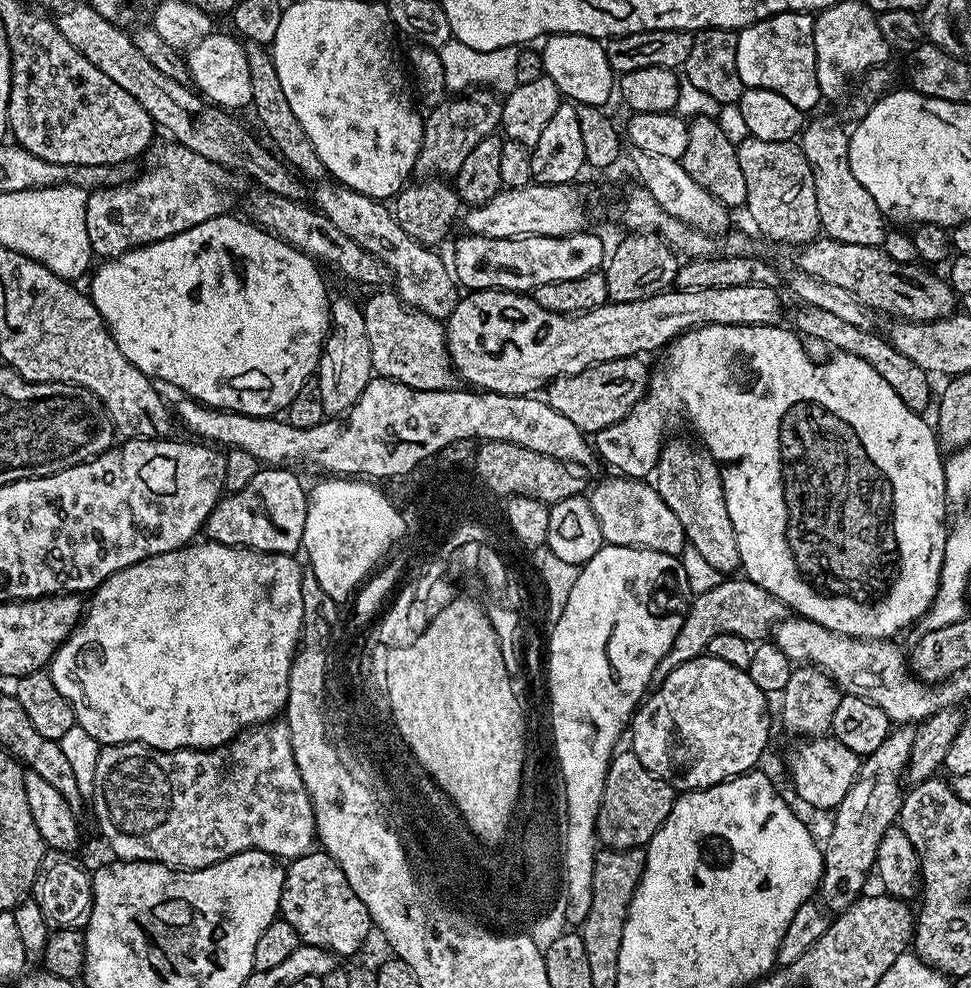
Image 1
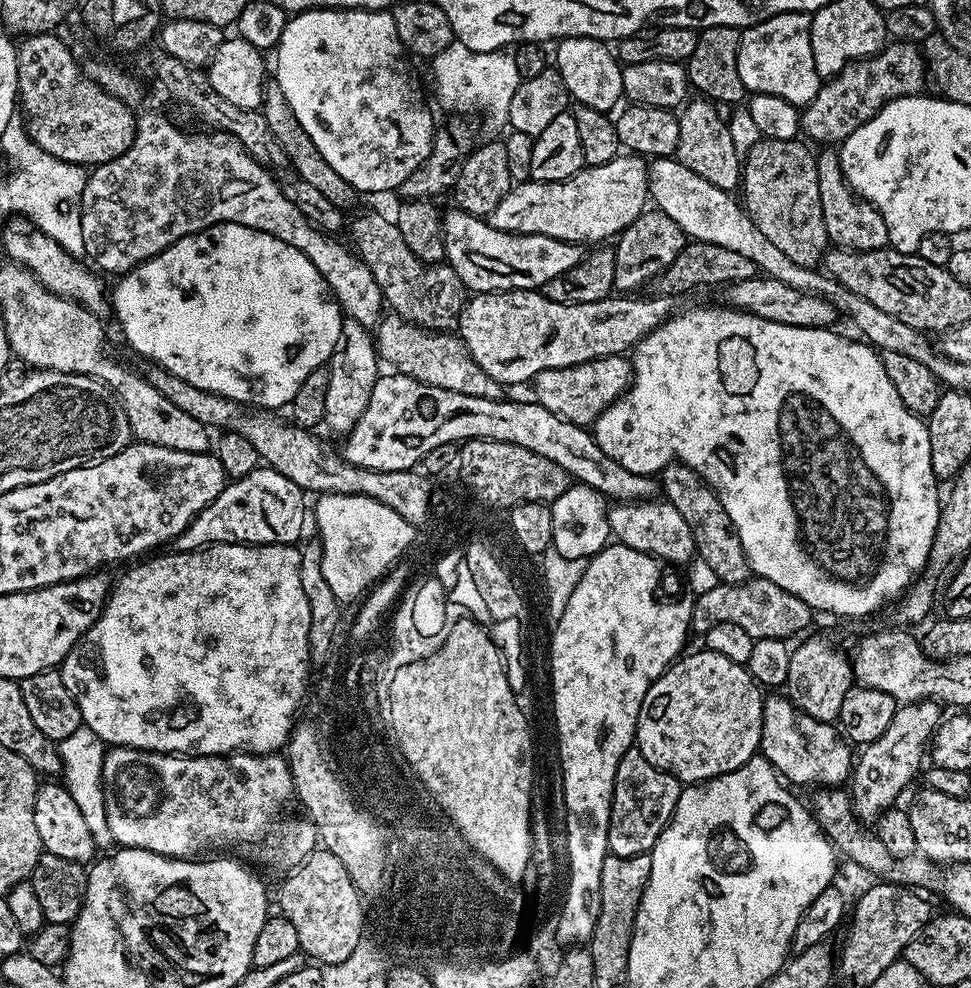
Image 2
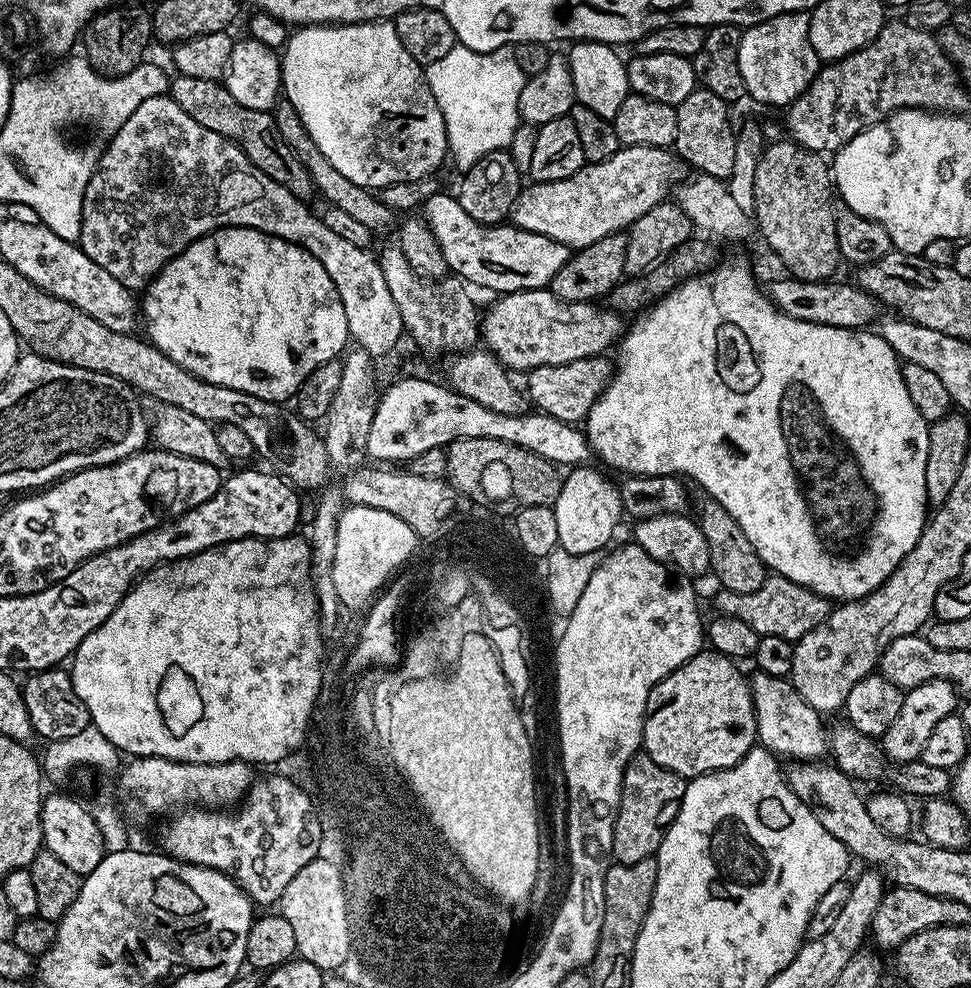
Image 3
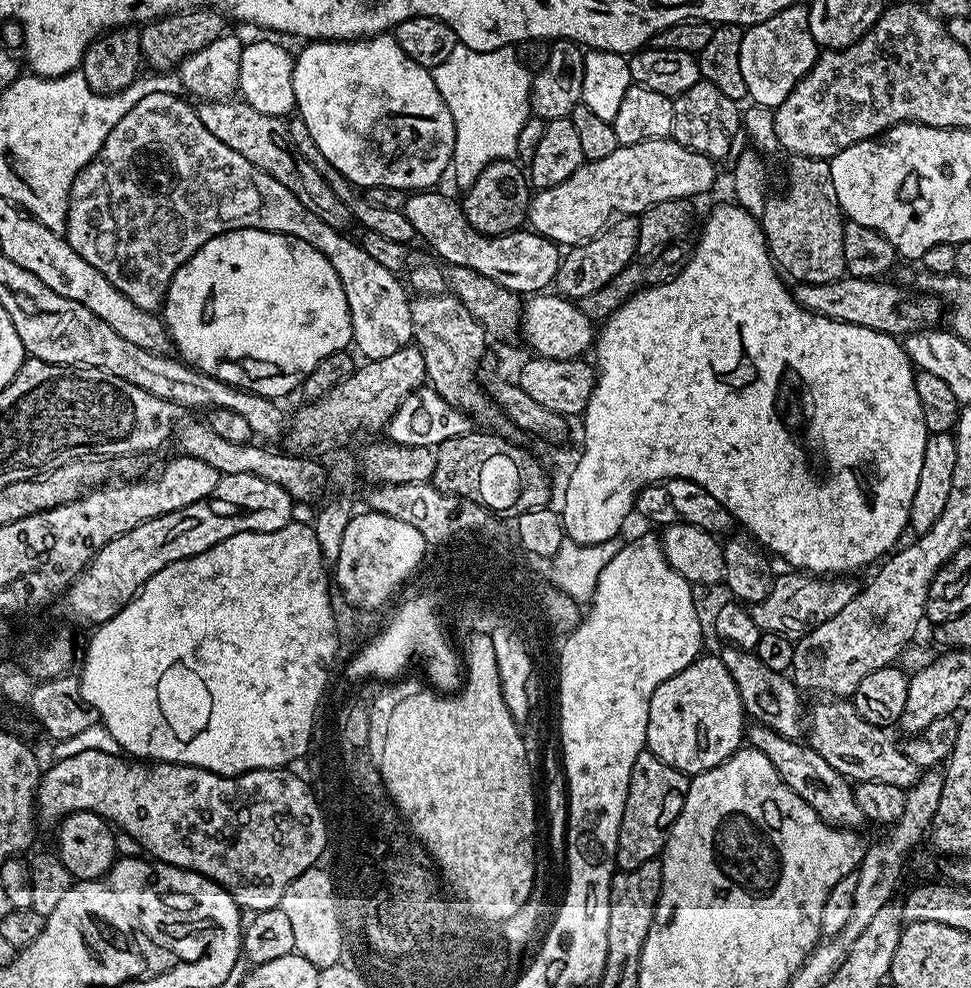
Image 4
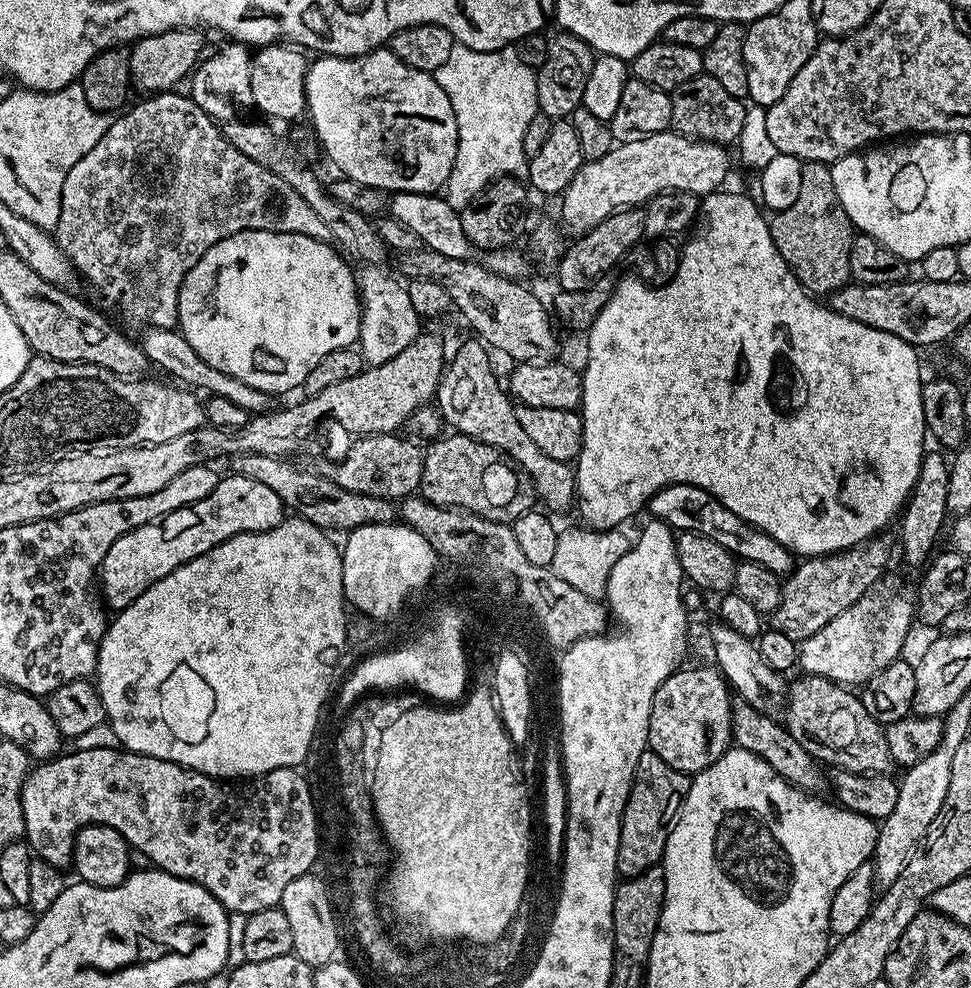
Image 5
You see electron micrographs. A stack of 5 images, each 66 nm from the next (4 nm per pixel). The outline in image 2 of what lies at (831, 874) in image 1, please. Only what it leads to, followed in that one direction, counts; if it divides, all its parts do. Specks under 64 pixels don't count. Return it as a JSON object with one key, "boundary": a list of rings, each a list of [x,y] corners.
{"boundary":[[[919,700],[917,704],[901,704],[896,709],[894,718],[890,718],[890,726],[882,733],[882,738],[863,745],[864,752],[855,757],[850,777],[850,795],[852,808],[864,822],[875,822],[888,808],[897,803],[896,800],[904,792],[904,787],[917,779],[921,771],[920,763],[926,760],[926,749],[932,735],[940,727],[942,719],[941,705],[934,700]]]}

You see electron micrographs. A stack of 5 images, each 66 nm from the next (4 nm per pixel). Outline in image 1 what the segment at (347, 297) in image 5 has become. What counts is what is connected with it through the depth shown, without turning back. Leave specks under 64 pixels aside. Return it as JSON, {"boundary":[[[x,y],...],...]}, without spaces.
{"boundary":[[[225,214],[210,218],[198,226],[190,226],[190,230],[182,230],[182,234],[174,234],[162,242],[132,248],[121,256],[105,259],[101,264],[104,265],[91,273],[92,305],[96,307],[98,314],[102,314],[108,333],[112,335],[114,342],[118,342],[118,350],[122,350],[129,362],[142,370],[142,374],[155,378],[161,385],[173,384],[185,397],[198,400],[201,404],[209,404],[211,408],[223,408],[225,412],[275,417],[276,408],[287,409],[294,394],[302,390],[306,381],[313,379],[320,363],[320,354],[324,351],[324,339],[328,337],[332,322],[328,288],[324,285],[324,276],[319,272],[321,269],[317,261],[273,236],[271,232],[264,231],[247,219],[239,220],[236,214]]]}

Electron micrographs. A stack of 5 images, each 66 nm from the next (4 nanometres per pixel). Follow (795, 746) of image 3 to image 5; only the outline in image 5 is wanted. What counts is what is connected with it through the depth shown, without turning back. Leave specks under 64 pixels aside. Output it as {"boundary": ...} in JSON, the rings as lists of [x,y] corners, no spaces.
{"boundary":[[[716,622],[712,628],[712,648],[716,651],[715,667],[720,669],[739,699],[767,716],[779,717],[785,711],[789,685],[781,673],[766,666],[766,658],[762,658],[759,647],[749,637],[730,630],[723,622]]]}

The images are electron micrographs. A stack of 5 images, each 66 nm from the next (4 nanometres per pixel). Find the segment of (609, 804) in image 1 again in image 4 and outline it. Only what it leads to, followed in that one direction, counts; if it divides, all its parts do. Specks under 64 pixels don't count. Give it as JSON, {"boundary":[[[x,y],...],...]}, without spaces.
{"boundary":[[[643,751],[630,770],[630,786],[626,798],[626,810],[622,810],[622,826],[618,830],[616,843],[616,868],[634,870],[642,862],[659,857],[664,851],[673,822],[678,818],[682,801],[688,793],[690,780],[685,773],[666,766],[662,758],[653,752]]]}

